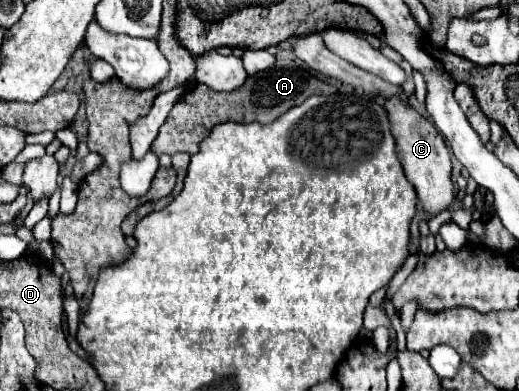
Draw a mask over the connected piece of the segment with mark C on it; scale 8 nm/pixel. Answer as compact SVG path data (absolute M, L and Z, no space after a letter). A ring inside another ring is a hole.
M392 97L384 101L384 107L388 111L390 123L392 123L392 135L396 137L396 149L398 157L402 161L404 173L408 181L414 185L420 209L428 213L430 217L450 209L452 201L456 199L454 193L454 183L452 183L452 165L450 165L450 151L444 143L444 137L434 129L432 121L424 119L416 109L410 105L402 105L400 99Z

